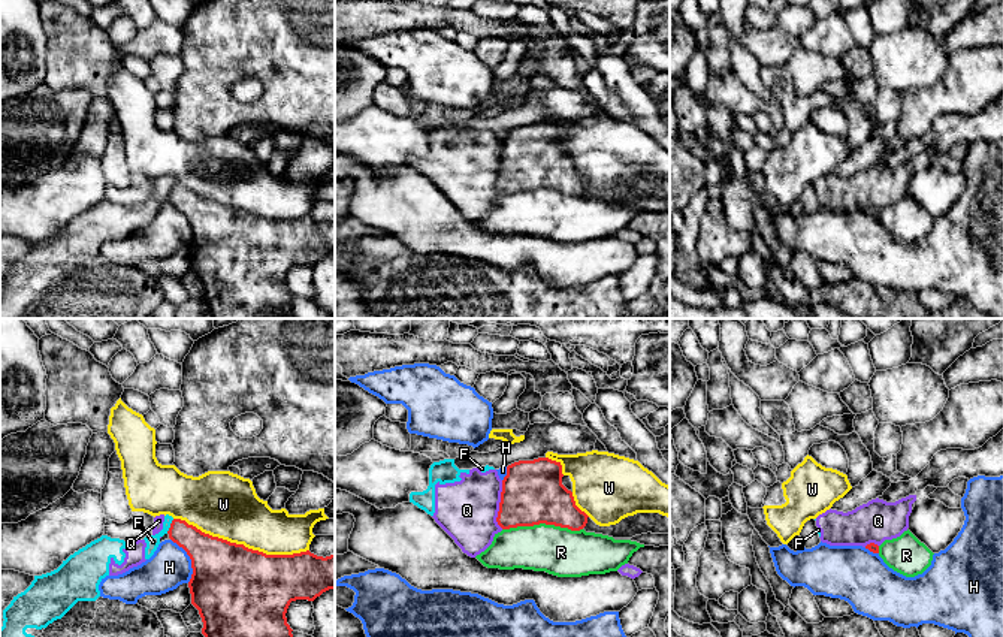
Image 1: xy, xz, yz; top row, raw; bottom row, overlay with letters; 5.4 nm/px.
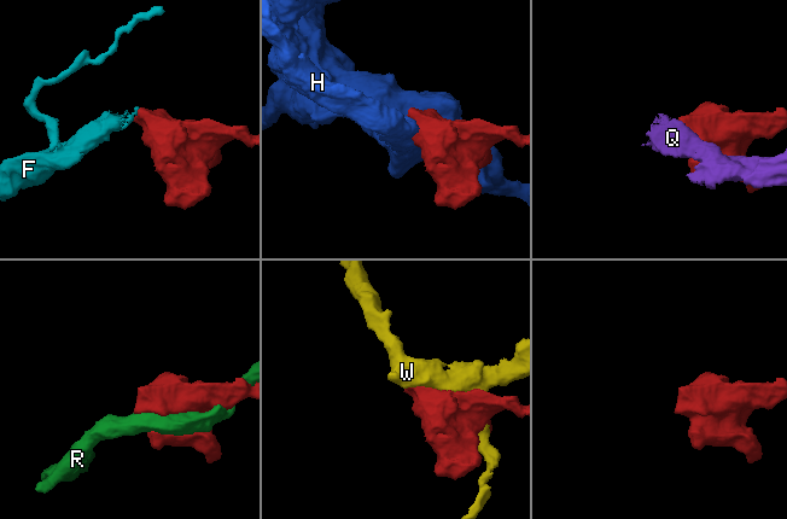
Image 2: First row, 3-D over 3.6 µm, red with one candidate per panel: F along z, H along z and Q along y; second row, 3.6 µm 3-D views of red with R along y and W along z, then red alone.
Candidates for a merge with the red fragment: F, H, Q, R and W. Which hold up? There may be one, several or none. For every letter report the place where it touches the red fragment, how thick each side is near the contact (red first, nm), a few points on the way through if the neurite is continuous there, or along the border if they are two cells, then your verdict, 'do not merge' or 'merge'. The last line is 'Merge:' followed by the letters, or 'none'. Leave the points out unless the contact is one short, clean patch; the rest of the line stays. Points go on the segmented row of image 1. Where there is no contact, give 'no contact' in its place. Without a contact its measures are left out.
F: contact xy (171, 527); calibres 200 and 70 nm; border xy (174, 519), (166, 533); do not merge
H: contact xy (190, 558); calibres 420 and 220 nm; do not merge
Q: contact xz (500, 504); calibres 340 and 320 nm; do not merge
R: contact xz (541, 522); calibres 340 and 260 nm; do not merge
W: contact xy (241, 545); calibres 480 and 360 nm; do not merge
Merge: none

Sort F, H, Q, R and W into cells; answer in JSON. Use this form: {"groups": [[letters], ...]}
{"groups": [["F", "Q"], ["H"], ["R"], ["W"]]}

